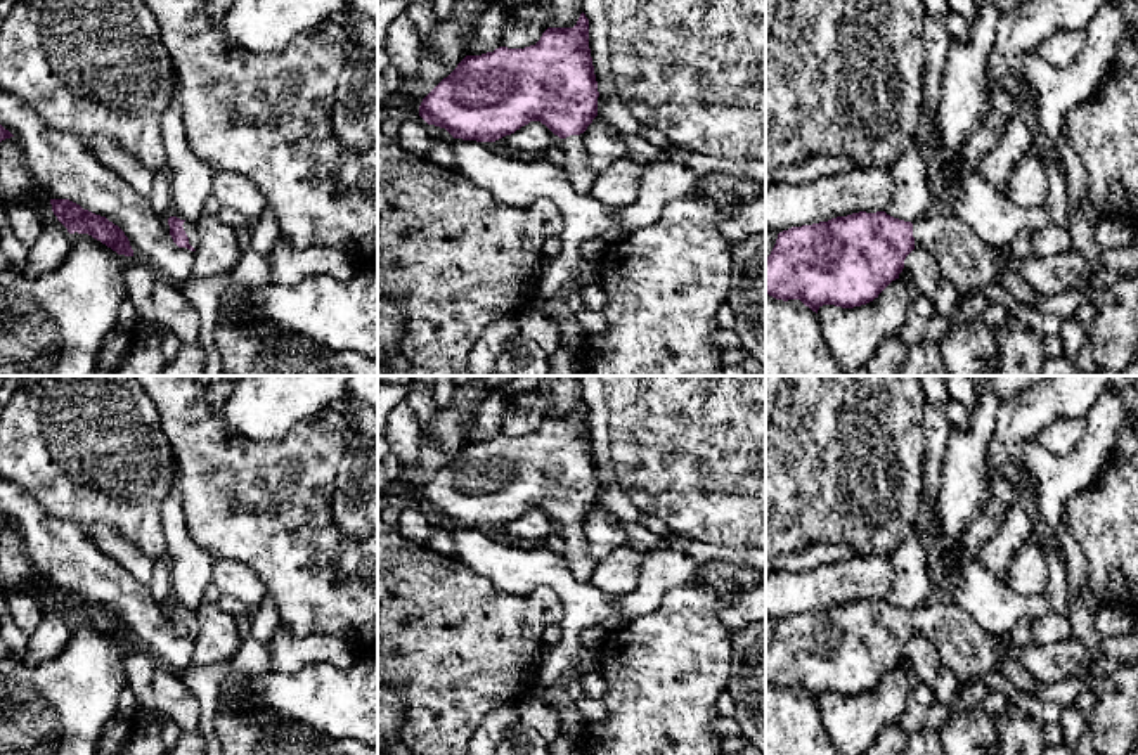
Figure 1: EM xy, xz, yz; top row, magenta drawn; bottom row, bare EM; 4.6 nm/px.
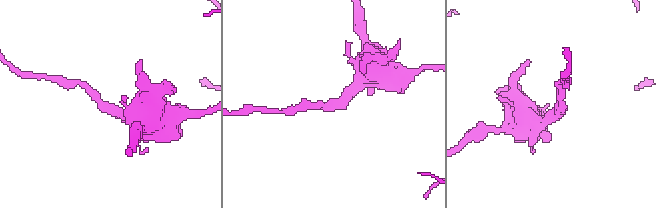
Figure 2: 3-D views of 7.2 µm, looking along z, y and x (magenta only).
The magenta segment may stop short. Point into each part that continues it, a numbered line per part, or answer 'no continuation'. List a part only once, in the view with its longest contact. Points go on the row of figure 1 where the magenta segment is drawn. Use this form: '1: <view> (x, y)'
1: xy (191, 231)

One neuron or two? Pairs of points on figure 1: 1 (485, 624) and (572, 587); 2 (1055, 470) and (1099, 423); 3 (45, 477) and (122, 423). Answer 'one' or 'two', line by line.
1: two
2: one
3: one

